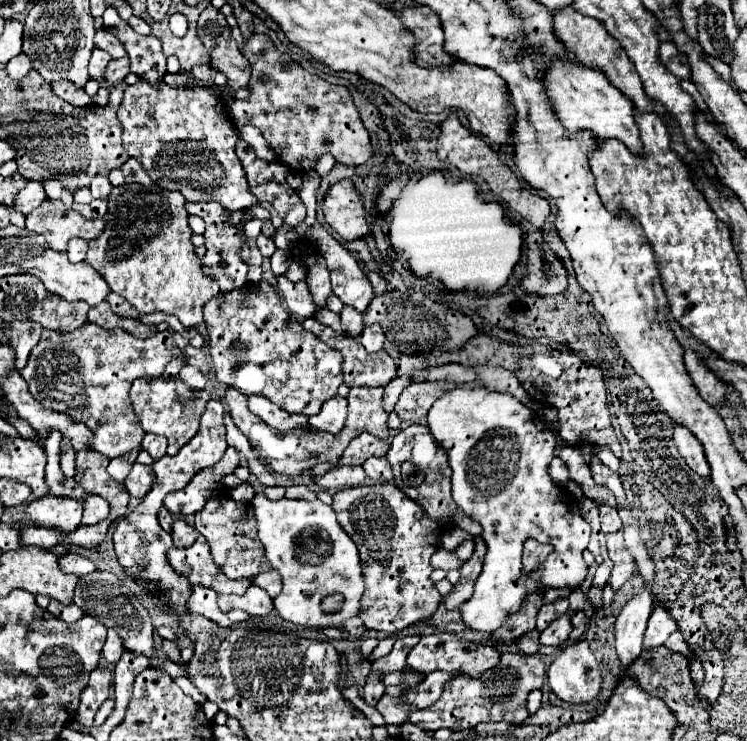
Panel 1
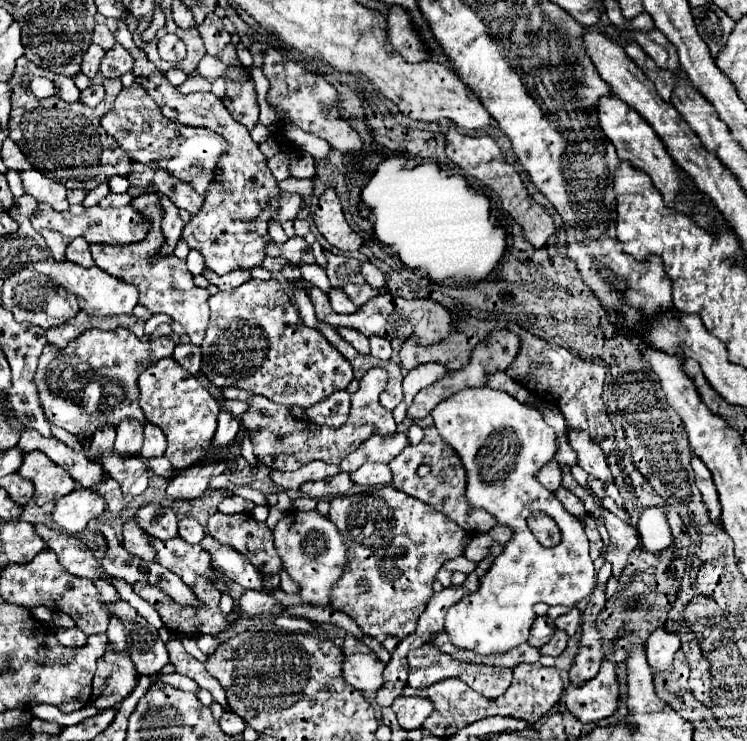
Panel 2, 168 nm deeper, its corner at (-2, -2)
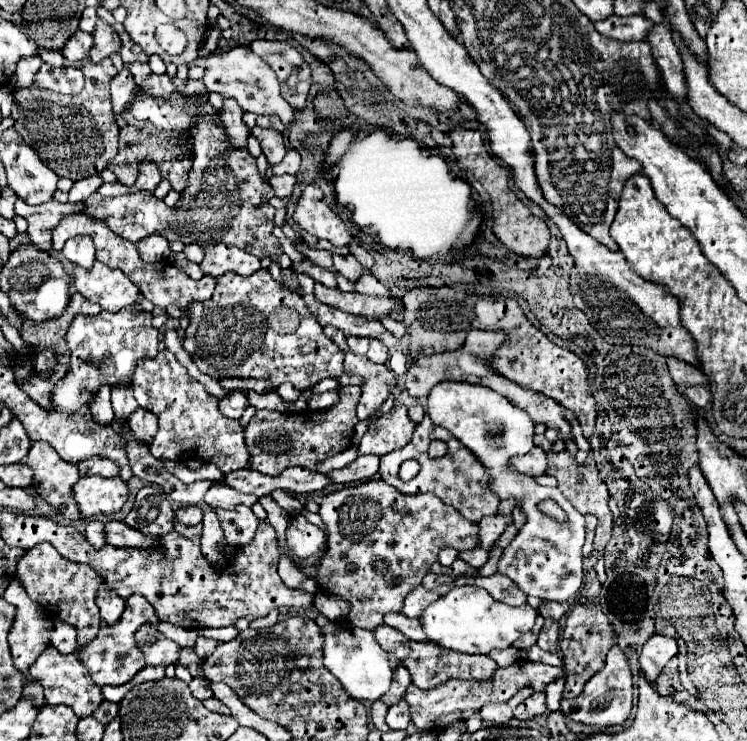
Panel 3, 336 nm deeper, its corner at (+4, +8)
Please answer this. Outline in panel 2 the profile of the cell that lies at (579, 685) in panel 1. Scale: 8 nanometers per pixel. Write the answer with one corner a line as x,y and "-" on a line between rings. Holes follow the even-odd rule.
603,660
599,676
583,684
583,688
569,686
565,690
567,710
583,724
599,722
613,716
619,708
619,680
617,666
611,660

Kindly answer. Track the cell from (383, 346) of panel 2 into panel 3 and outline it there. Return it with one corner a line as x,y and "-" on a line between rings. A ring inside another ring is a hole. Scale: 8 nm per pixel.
371,338
371,344
369,344
369,352
367,352
367,358
373,360
375,364
385,364
389,360
389,350
383,342

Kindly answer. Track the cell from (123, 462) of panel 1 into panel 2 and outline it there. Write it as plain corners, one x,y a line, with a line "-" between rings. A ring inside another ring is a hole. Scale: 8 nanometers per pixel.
123,418
123,420
117,424
115,448
119,448
119,452
137,454
141,442
143,442
143,424
137,422
137,420
127,420
127,418

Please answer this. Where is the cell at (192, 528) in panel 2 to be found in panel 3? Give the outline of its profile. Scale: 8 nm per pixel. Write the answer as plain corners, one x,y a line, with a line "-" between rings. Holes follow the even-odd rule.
185,506
185,508
179,508
179,510
175,512
175,516
177,516
177,520
179,520
181,524
185,524
185,526
195,526
195,524
201,522
203,512
201,512
199,506

